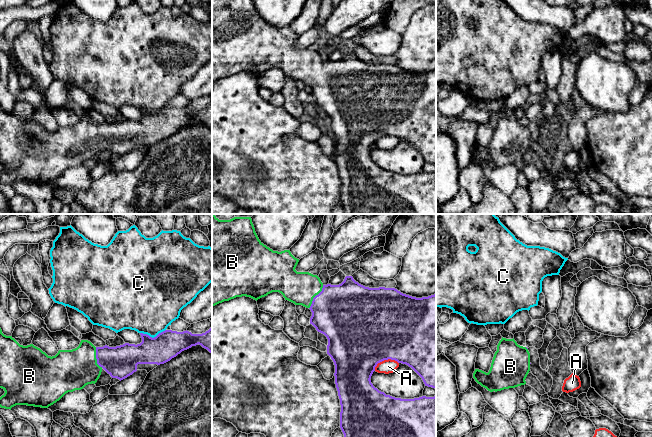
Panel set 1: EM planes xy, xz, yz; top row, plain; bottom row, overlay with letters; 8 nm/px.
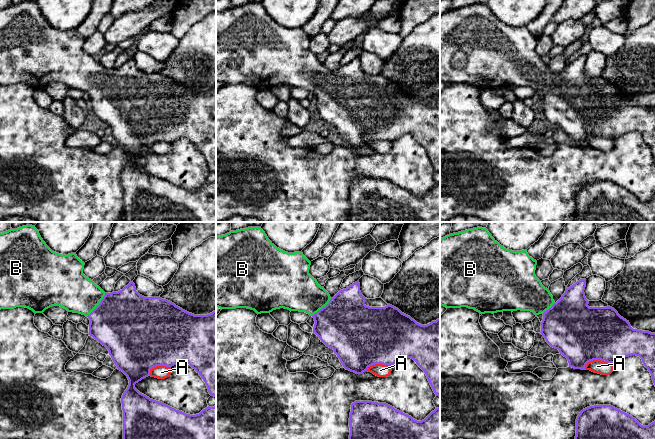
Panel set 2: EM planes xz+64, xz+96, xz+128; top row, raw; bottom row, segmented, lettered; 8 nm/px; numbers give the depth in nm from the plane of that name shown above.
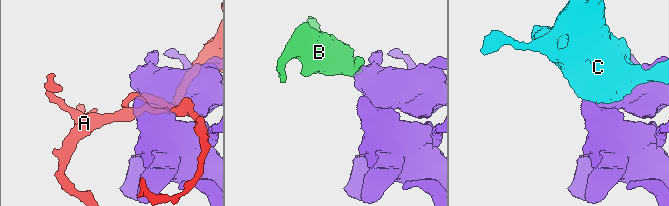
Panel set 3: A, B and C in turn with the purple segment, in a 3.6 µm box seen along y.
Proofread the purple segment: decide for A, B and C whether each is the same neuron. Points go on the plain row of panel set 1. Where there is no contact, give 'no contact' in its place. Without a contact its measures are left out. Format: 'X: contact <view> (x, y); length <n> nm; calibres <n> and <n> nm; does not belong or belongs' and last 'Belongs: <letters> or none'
A: contact xz (384, 135); length 220 nm; calibres 500 and 110 nm; does not belong
B: contact xz (314, 73); length 220 nm; calibres 460 and 260 nm; belongs
C: contact xy (151, 113); length 220 nm; calibres 220 and 440 nm; does not belong
Belongs: B

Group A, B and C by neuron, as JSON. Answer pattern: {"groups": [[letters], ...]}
{"groups": [["A"], ["B"], ["C"]]}

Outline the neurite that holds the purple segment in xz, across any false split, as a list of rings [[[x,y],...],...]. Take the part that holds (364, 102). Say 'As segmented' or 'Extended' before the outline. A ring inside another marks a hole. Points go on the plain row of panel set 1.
Extended. [[[212,0],[212,83],[236,73],[246,72],[257,77],[272,68],[279,68],[285,76],[295,81],[302,81],[309,84],[312,88],[310,100],[328,115],[327,130],[331,133],[335,141],[335,160],[341,181],[340,204],[344,210],[344,214],[436,214],[436,172],[422,172],[414,175],[395,174],[379,167],[373,162],[370,156],[377,140],[391,135],[398,139],[408,141],[422,154],[425,162],[436,165],[436,70],[416,74],[403,70],[395,64],[369,64],[356,58],[352,52],[346,52],[344,57],[339,61],[324,61],[317,51],[309,48],[297,48],[295,44],[298,38],[299,35],[295,34],[290,26],[278,28],[264,21],[259,16],[253,0]]]

